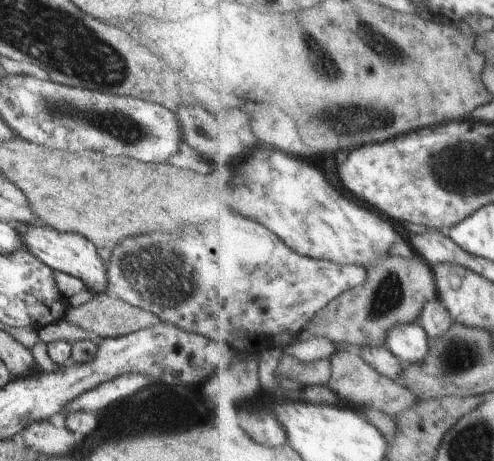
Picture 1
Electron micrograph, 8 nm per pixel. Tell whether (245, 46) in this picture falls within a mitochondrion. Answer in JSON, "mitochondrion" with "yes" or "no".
{"mitochondrion":"no"}

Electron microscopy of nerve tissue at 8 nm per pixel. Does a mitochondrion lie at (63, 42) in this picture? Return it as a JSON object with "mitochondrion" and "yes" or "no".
{"mitochondrion":"yes"}

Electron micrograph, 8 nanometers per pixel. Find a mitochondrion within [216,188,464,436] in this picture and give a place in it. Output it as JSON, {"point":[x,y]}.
{"point":[387,296]}

